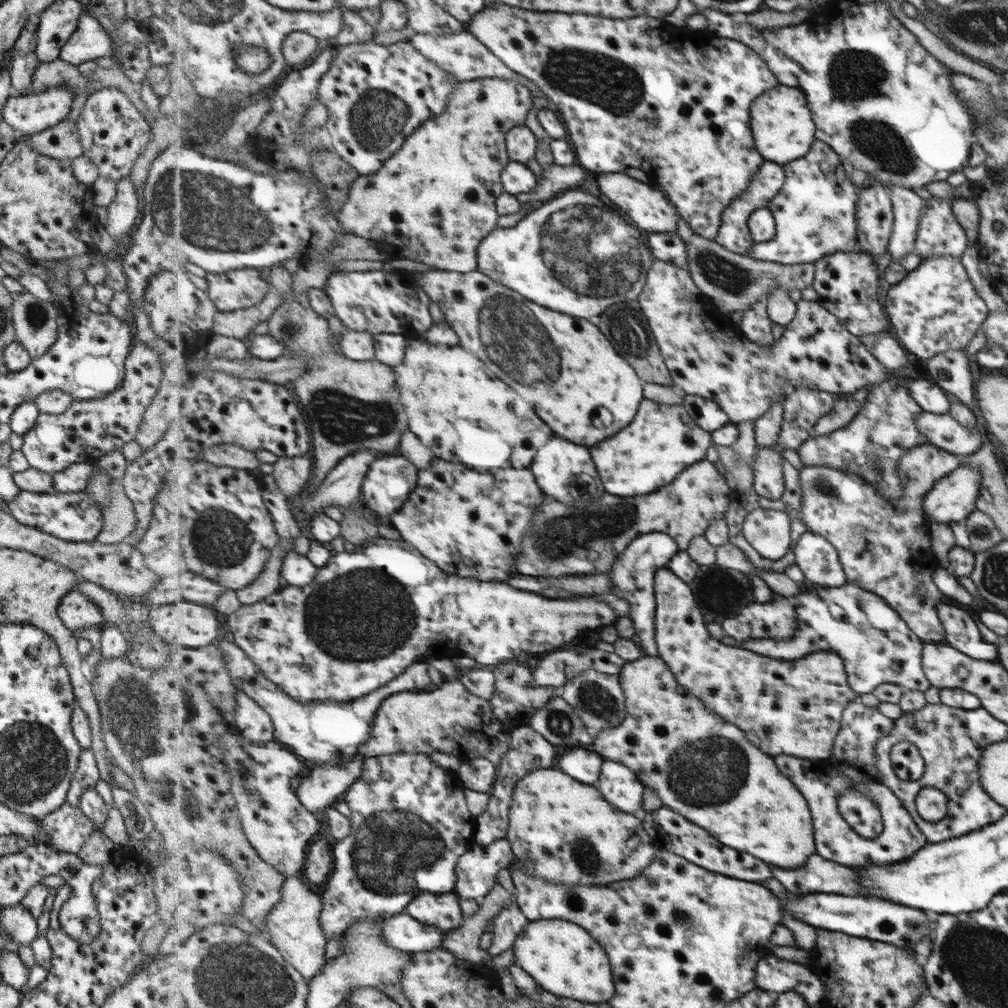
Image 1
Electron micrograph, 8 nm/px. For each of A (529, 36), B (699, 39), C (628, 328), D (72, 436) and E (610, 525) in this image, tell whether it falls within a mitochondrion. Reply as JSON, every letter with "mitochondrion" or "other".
{"A":"mitochondrion","B":"other","C":"mitochondrion","D":"other","E":"mitochondrion"}

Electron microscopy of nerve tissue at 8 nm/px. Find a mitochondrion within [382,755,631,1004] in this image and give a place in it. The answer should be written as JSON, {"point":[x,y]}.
{"point":[584,853]}

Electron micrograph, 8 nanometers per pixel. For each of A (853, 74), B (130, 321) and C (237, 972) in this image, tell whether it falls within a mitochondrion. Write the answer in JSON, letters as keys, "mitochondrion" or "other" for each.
{"A":"mitochondrion","B":"other","C":"mitochondrion"}

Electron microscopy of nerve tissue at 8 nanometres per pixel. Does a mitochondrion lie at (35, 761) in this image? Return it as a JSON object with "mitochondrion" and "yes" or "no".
{"mitochondrion":"yes"}

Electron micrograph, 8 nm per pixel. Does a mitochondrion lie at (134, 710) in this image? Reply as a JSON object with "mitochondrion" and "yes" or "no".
{"mitochondrion":"yes"}

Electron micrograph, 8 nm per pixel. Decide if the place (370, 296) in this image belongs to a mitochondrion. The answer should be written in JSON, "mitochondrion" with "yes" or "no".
{"mitochondrion":"no"}

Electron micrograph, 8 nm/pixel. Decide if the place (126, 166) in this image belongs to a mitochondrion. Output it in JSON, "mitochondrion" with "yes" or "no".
{"mitochondrion":"no"}

